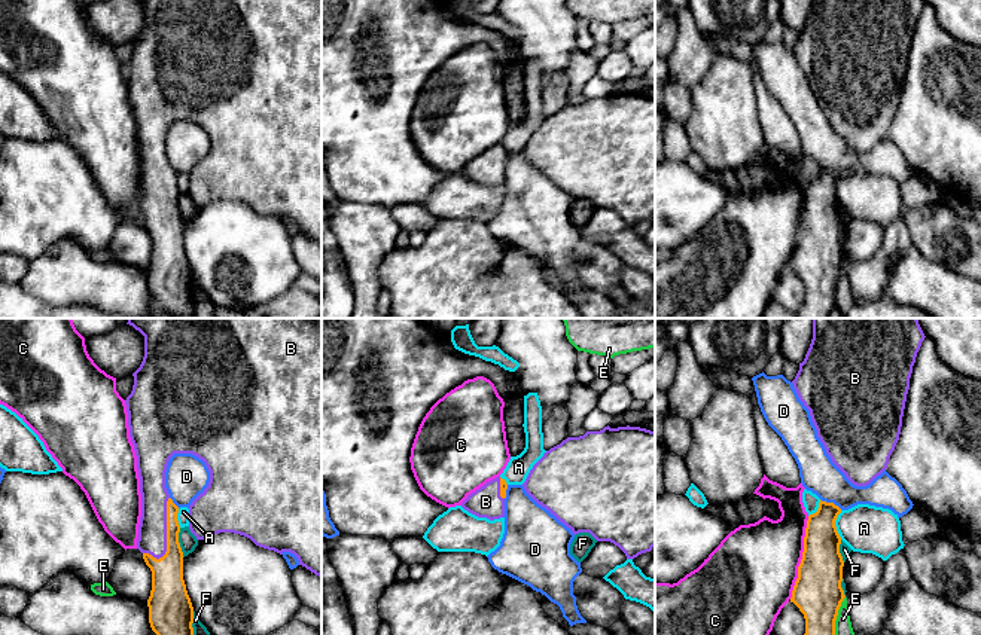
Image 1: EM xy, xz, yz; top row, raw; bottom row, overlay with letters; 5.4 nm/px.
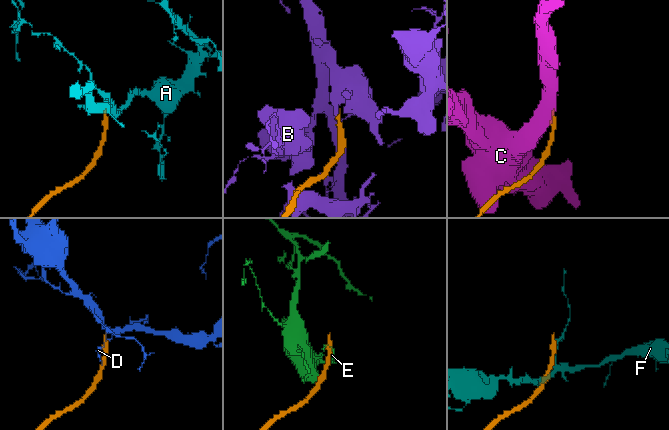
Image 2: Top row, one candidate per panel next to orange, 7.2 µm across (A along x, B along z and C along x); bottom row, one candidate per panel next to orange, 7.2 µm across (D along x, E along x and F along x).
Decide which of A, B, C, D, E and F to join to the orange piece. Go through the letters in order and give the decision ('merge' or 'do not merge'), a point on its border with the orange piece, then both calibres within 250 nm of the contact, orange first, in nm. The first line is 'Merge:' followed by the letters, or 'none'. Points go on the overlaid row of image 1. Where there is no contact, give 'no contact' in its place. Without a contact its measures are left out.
Merge: B
A: do not merge; meets orange in yz at (834, 525); 240 nm thick on the orange side, 260 nm on the other
B: merge; meets orange in xy at (167, 530); 180 nm thick on the orange side, 220 nm on the other
C: do not merge; meets orange in yz at (803, 558); 260 nm thick on the orange side, 440 nm on the other
D: do not merge; meets orange in yz at (831, 503); 190 nm thick on the orange side, 200 nm on the other
E: do not merge; meets orange in yz at (837, 614); 260 nm thick on the orange side, 100 nm on the other
F: do not merge; meets orange in xy at (179, 543); 180 nm thick on the orange side, 100 nm on the other

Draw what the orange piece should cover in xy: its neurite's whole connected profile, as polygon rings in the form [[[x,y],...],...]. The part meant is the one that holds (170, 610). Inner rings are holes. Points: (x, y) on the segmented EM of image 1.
[[[128,318],[127,324],[132,326],[144,336],[144,357],[140,367],[132,373],[134,385],[131,394],[125,400],[125,404],[128,412],[130,437],[134,445],[137,457],[137,470],[140,477],[140,494],[141,494],[141,518],[138,525],[137,549],[143,553],[143,559],[152,571],[152,590],[147,599],[149,623],[152,631],[156,635],[194,635],[194,628],[192,628],[194,607],[183,580],[183,552],[179,543],[179,532],[180,532],[180,525],[177,520],[179,507],[173,503],[165,488],[167,465],[174,454],[192,454],[199,460],[202,460],[210,471],[208,486],[189,506],[189,529],[196,537],[196,540],[204,540],[219,532],[240,534],[250,538],[259,547],[274,550],[280,555],[283,552],[293,553],[298,558],[299,565],[305,567],[307,570],[310,570],[311,573],[314,573],[322,578],[322,318]]]

